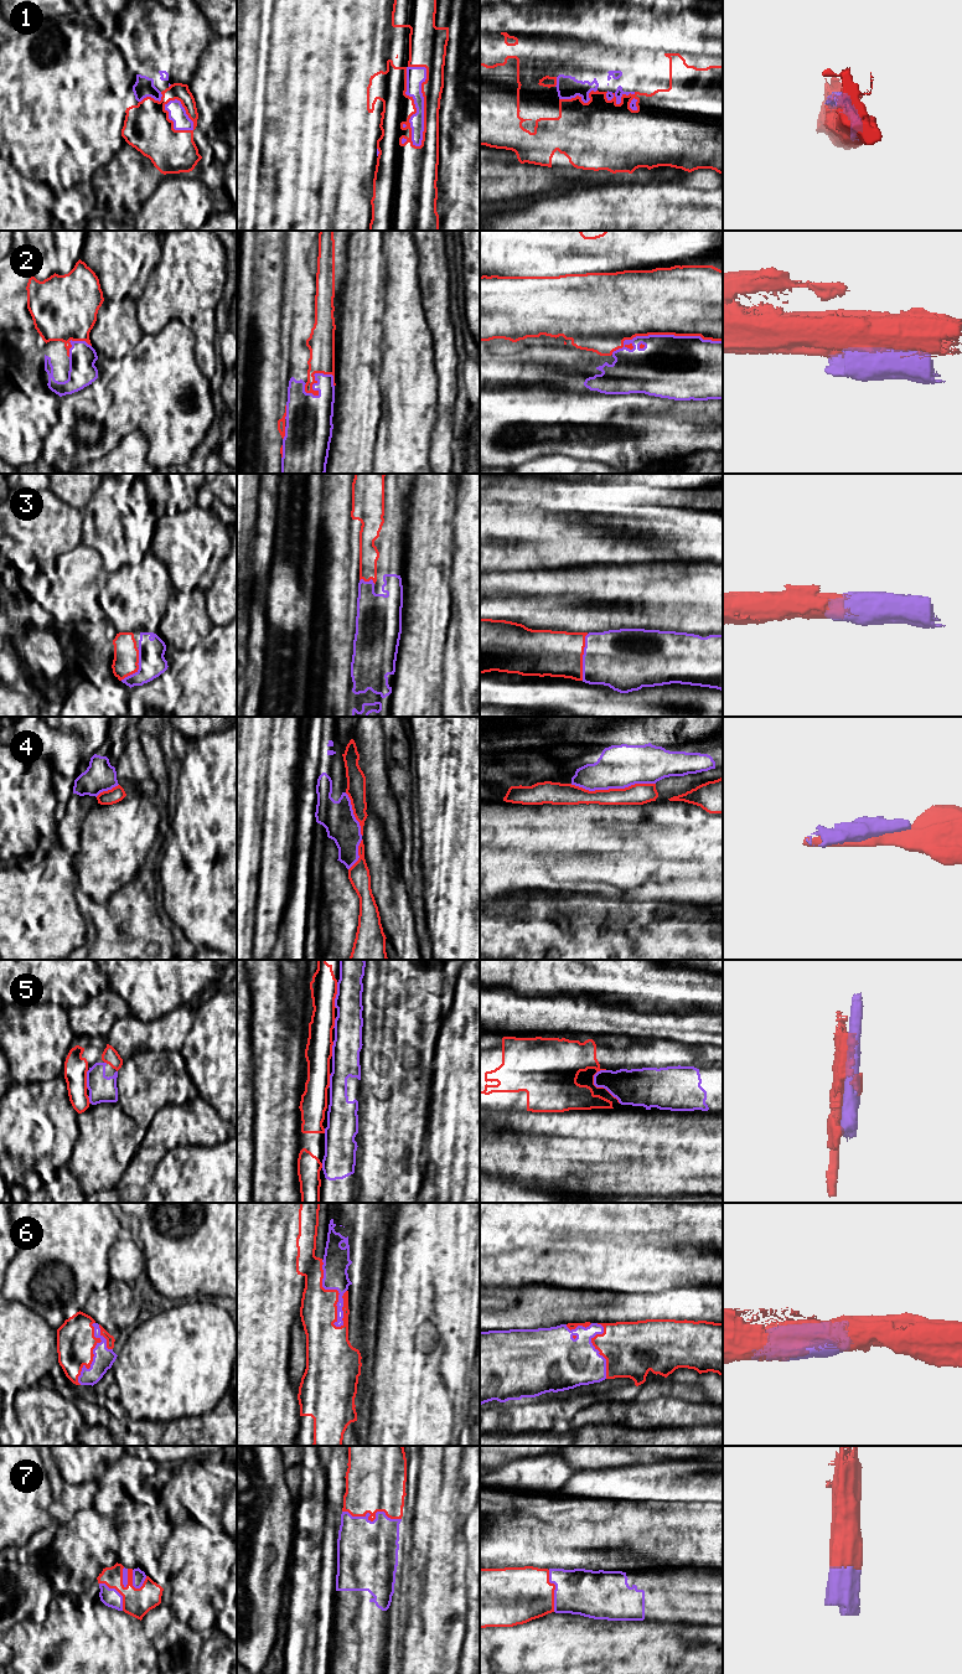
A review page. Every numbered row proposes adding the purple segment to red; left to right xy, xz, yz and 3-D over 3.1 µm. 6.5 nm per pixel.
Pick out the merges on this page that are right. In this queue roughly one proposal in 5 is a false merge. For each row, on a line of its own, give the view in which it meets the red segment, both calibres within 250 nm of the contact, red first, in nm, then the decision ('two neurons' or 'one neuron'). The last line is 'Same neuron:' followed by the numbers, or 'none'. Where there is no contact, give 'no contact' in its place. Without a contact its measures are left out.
1: xz | 200/120 nm | one neuron
2: yz | 440/420 nm | two neurons
3: yz | 300/380 nm | one neuron
4: yz | 140/280 nm | two neurons
5: yz | 240/240 nm | one neuron
6: xz | 240/180 nm | one neuron
7: xz | 380/400 nm | one neuron
Same neuron: 1, 3, 5, 6, 7

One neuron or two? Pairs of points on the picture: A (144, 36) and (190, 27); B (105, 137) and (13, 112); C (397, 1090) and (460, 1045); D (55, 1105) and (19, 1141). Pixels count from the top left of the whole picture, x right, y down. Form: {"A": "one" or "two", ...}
{"A": "one", "B": "one", "C": "two", "D": "one"}

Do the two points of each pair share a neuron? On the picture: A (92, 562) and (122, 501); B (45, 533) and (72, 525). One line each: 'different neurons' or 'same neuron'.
A: different neurons
B: same neuron

